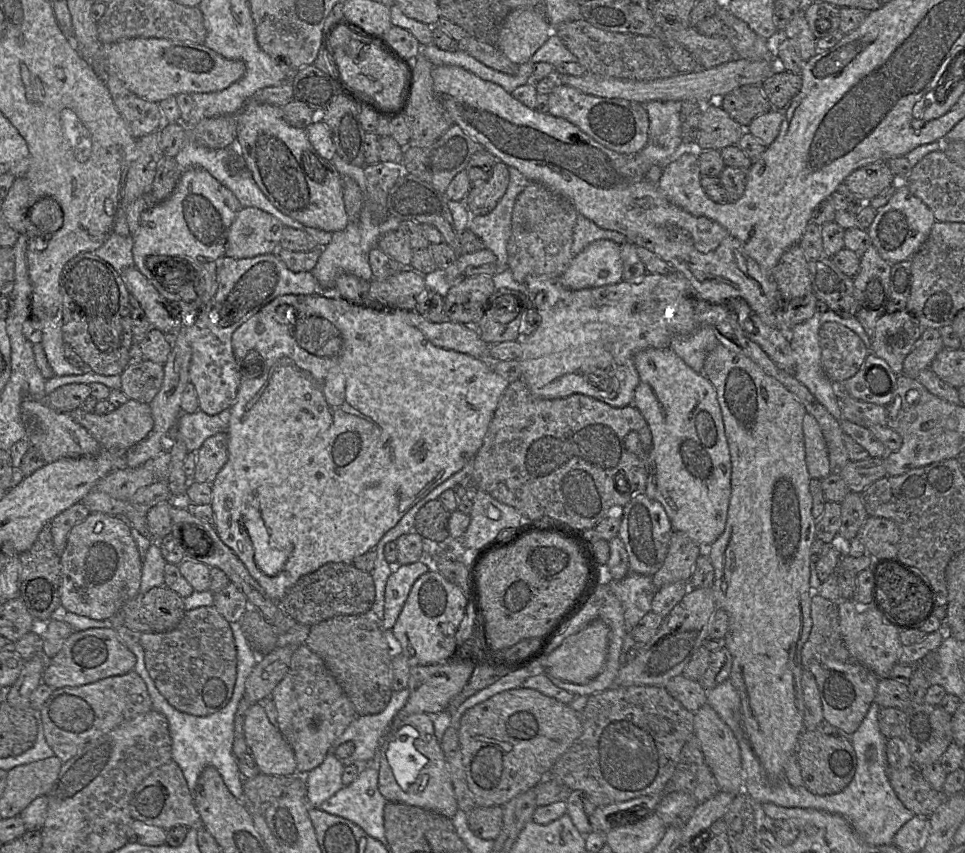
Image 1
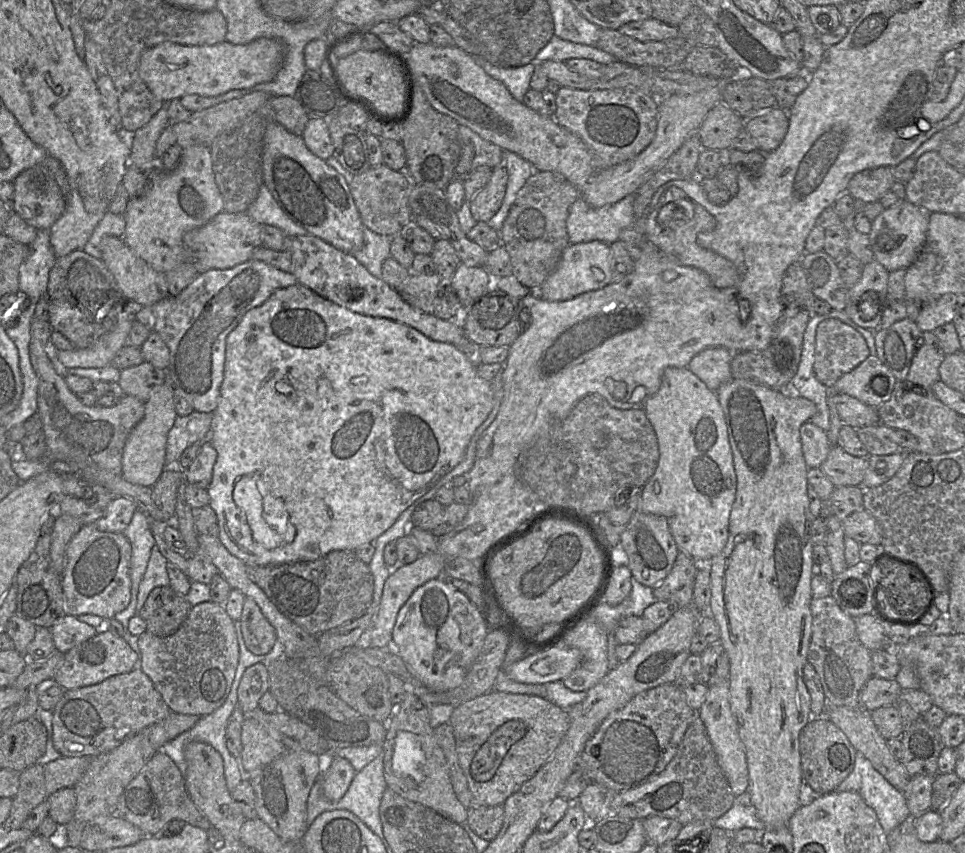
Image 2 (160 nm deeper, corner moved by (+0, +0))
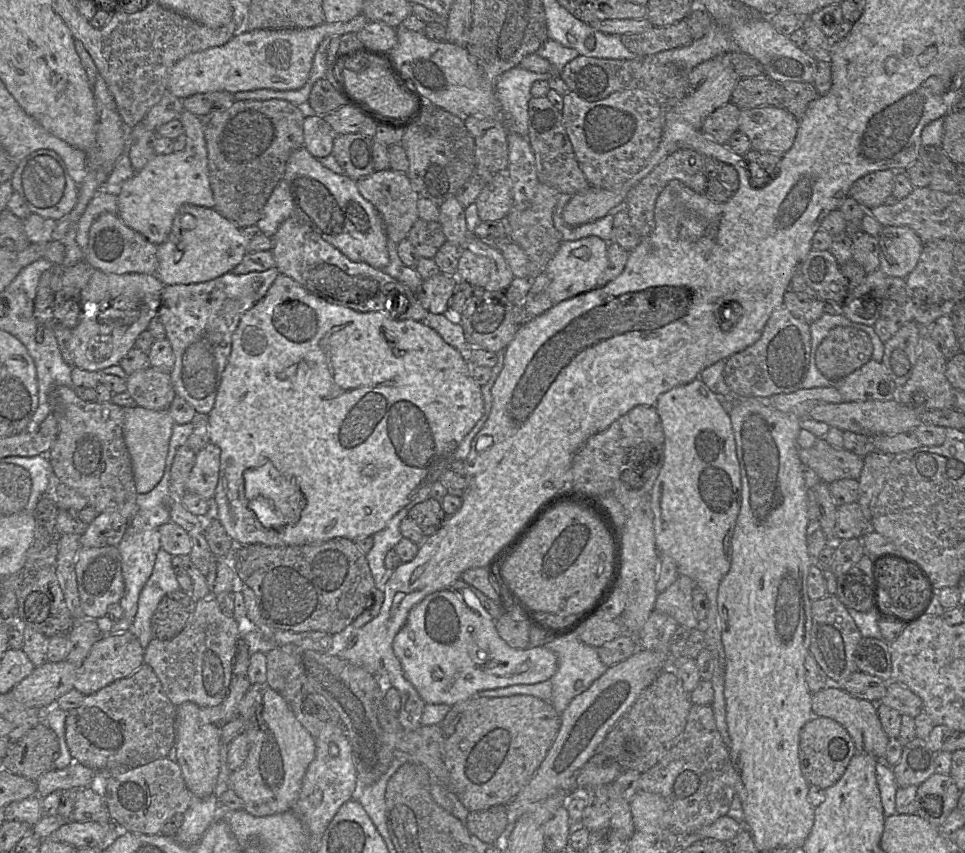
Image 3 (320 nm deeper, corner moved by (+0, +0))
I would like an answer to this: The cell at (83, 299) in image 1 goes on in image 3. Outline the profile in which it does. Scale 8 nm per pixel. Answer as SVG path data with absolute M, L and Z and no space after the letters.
M85 260L63 268L61 287L55 293L53 308L53 318L58 324L70 330L78 325L82 311L80 295L94 270Z

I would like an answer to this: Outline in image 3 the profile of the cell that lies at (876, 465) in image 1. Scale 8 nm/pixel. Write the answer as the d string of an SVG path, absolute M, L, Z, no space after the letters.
M818 438L815 444L808 449L799 448L798 454L802 464L813 469L820 480L827 484L847 478L858 479L864 466L864 457L845 448L834 448L824 438Z

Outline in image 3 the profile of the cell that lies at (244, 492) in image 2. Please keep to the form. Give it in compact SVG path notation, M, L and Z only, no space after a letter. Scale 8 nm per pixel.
M263 463L247 469L243 473L243 479L248 501L258 497L271 499L279 509L279 514L289 517L289 524L298 521L305 507L305 498L299 486L290 477L282 475L272 464Z

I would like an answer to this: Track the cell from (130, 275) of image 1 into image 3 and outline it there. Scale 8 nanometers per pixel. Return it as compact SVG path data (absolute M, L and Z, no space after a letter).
M105 212L90 227L85 261L104 273L154 275L158 267L157 245L125 225L118 214Z

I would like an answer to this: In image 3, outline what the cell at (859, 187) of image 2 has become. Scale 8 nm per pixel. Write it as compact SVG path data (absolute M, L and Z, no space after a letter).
M880 170L856 180L849 190L849 196L866 211L885 204L892 195L896 171Z

